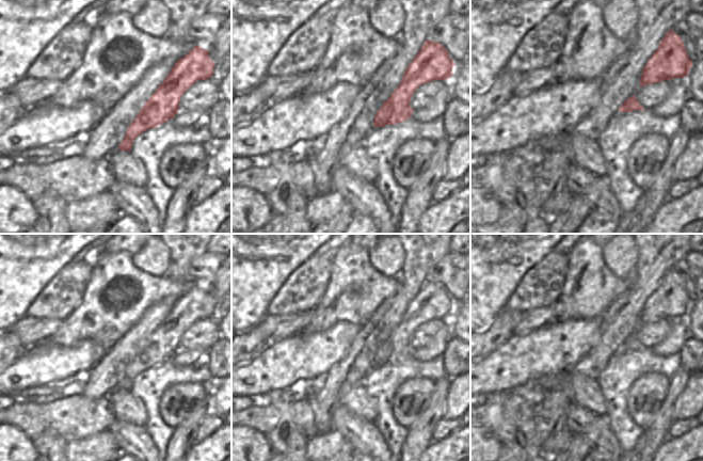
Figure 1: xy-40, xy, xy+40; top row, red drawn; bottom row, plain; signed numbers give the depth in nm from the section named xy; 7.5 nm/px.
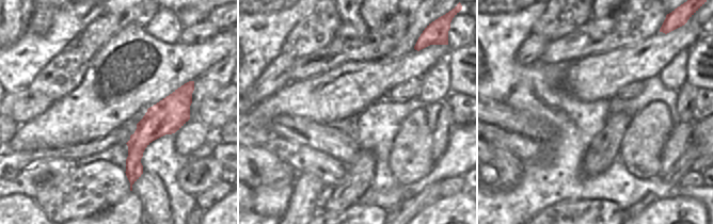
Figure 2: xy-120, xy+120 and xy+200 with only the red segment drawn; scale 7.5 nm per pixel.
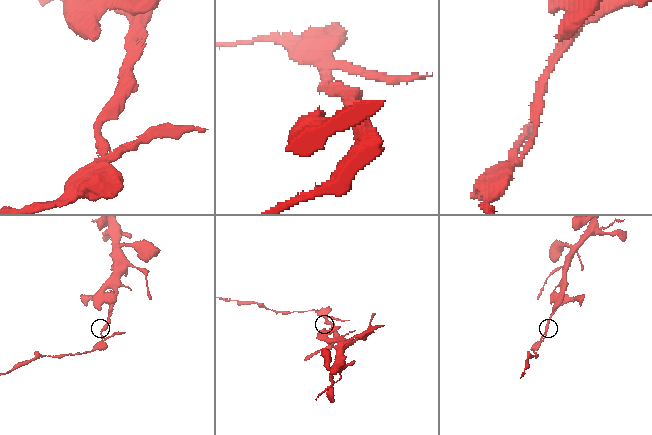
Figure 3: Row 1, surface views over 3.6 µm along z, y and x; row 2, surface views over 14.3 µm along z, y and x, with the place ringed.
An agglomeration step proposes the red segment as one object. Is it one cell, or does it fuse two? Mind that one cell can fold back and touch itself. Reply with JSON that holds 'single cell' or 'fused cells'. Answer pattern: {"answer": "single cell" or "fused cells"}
{"answer": "fused cells"}

